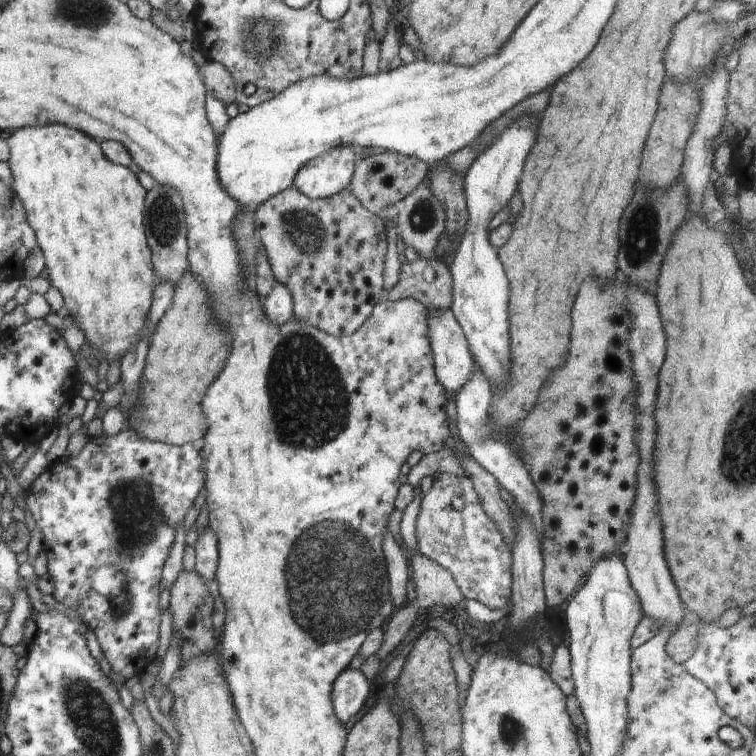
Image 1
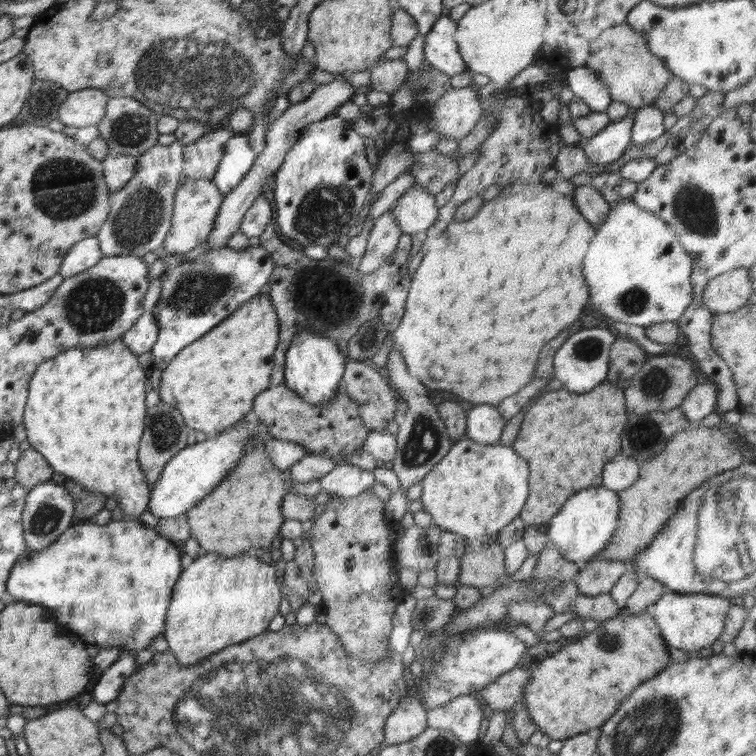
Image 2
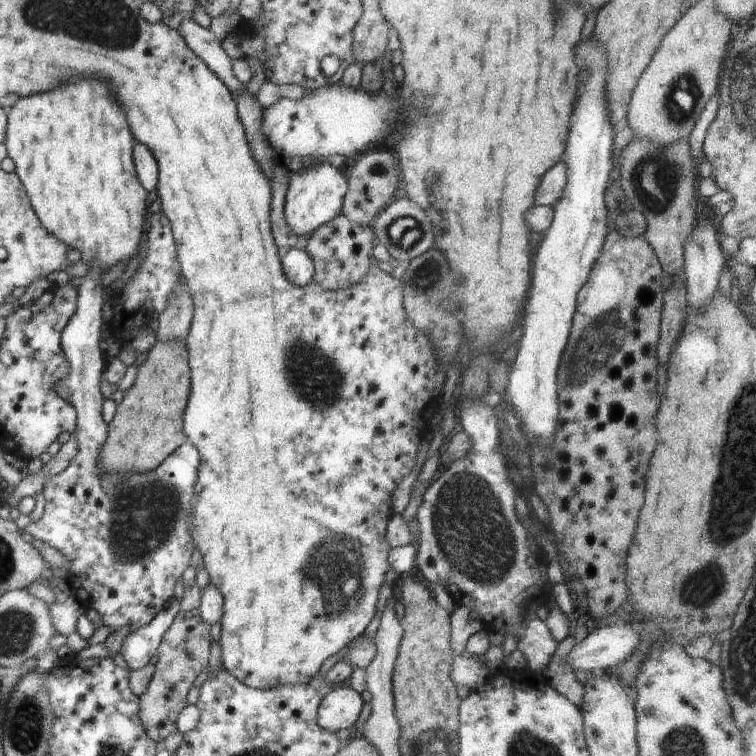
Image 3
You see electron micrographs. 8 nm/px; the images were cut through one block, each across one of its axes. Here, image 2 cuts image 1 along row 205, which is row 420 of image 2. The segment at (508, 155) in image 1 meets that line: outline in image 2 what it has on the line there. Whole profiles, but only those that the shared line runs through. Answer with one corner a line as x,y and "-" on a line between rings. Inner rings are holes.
480,404
467,412
467,434
470,439
484,444
498,443
508,421
496,406

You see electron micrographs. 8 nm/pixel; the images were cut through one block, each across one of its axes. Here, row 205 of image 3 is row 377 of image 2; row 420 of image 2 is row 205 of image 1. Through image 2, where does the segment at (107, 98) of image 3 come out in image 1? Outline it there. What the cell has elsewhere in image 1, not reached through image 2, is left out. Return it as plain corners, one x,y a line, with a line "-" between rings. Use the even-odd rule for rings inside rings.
61,124
42,125
37,127
24,127
14,131
7,140
9,146
9,159
7,160
13,176
13,191
23,204
27,221
37,238
37,246
42,250
45,258
45,266
48,268
49,282
54,286
64,299
63,311
68,313
68,323
76,322
77,326
84,332
85,342
96,348
100,354
109,362
122,358
138,341
141,341
149,334
149,310
153,301
154,288
158,284
155,270
151,261
150,248
146,244
144,236
144,212
145,194
147,191
136,180
134,173
126,166
116,166
109,158
102,154
100,144
88,138
81,130
73,129

